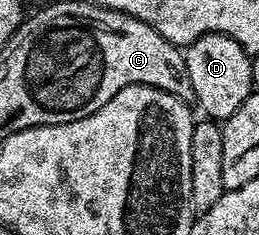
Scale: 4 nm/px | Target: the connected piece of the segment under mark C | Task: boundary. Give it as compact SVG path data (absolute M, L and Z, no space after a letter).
M136 24L134 28L132 33L114 33L109 27L99 27L99 41L103 41L103 53L107 53L107 77L103 77L103 85L99 85L99 93L95 93L93 105L83 105L83 109L75 113L75 121L86 118L87 109L99 110L118 92L136 86L163 90L186 103L194 98L186 60L182 56L175 57L176 46L170 45L164 37L146 25Z

